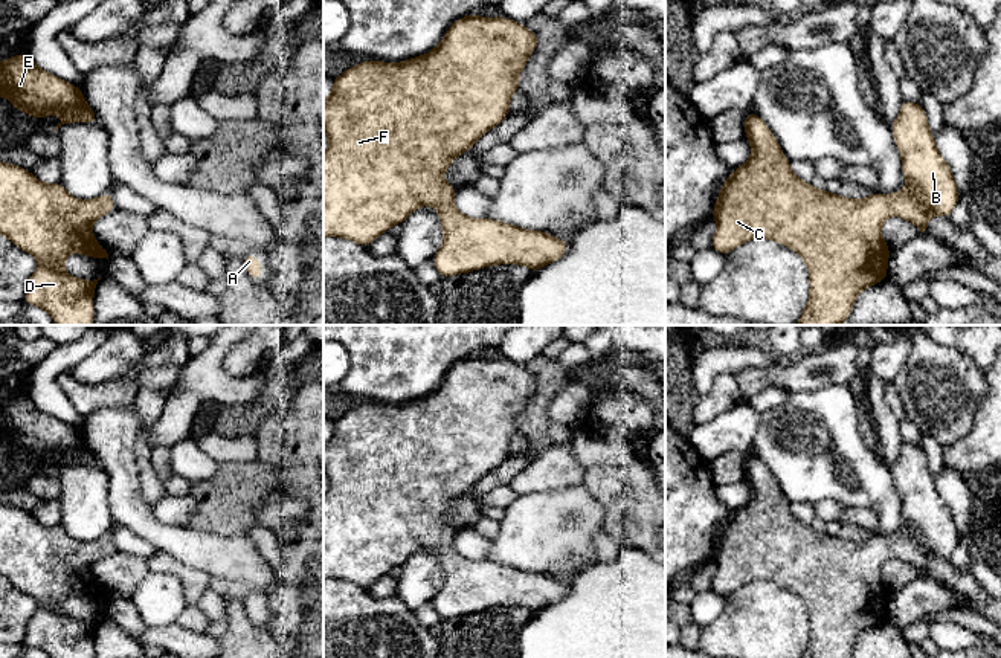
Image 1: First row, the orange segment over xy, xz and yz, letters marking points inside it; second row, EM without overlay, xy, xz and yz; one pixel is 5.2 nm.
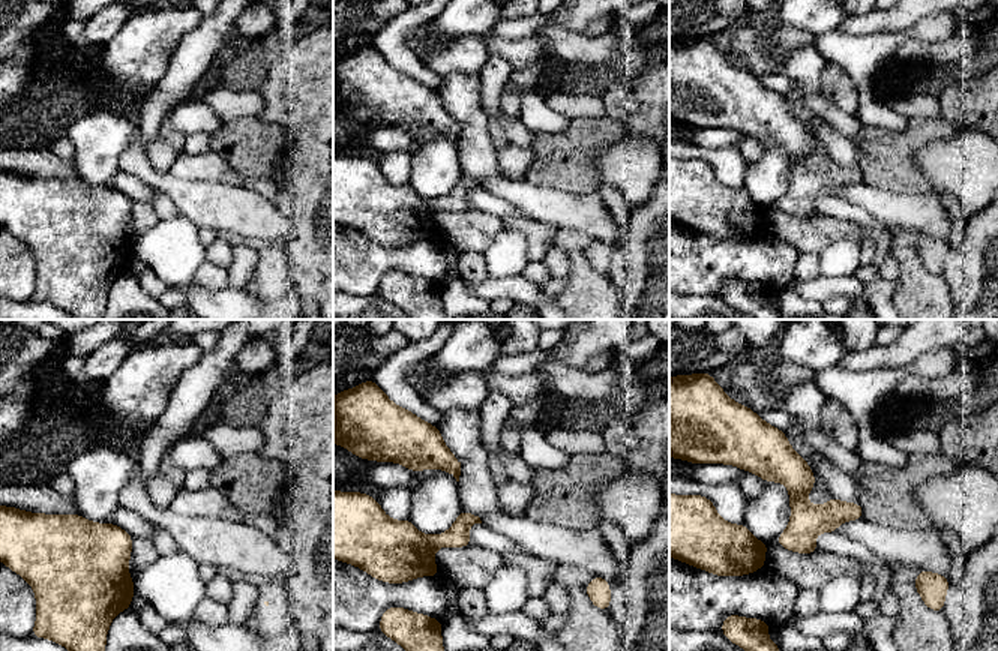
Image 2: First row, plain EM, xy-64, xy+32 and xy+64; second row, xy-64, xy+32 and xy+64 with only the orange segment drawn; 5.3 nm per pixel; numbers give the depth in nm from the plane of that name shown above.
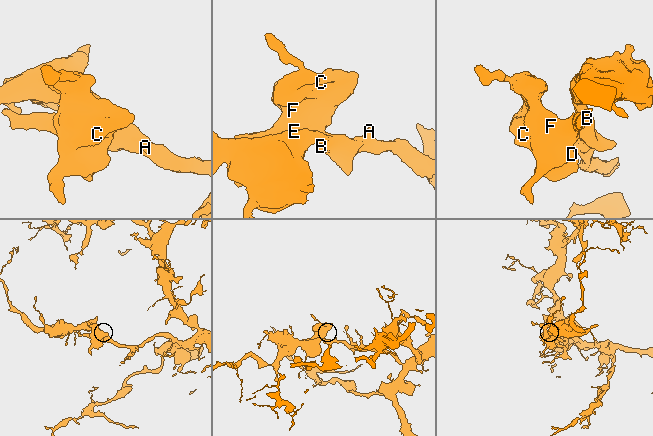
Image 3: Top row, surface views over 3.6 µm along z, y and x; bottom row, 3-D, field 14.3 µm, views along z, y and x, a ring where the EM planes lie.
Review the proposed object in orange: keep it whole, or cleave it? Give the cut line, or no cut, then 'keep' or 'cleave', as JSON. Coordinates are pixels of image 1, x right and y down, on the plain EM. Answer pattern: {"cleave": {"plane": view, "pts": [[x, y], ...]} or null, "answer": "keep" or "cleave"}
{"cleave": null, "answer": "keep"}

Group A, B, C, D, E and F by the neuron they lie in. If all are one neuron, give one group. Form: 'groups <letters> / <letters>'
groups A B C D E F

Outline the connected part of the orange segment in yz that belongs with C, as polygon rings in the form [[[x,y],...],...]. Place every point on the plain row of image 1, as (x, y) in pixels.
[[[903,443],[890,469],[902,499],[906,531],[890,537],[873,534],[864,542],[855,542],[816,531],[797,519],[766,464],[752,453],[746,455],[745,478],[752,496],[746,505],[731,513],[720,531],[711,556],[717,565],[711,589],[726,598],[754,580],[784,586],[800,595],[809,611],[809,644],[801,658],[850,658],[856,638],[888,620],[891,591],[882,582],[884,563],[896,557],[925,576],[932,557],[952,559],[952,551],[960,543],[958,528],[937,492],[922,446]]]

